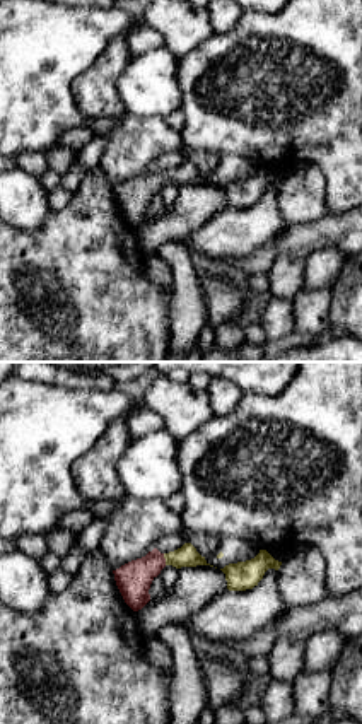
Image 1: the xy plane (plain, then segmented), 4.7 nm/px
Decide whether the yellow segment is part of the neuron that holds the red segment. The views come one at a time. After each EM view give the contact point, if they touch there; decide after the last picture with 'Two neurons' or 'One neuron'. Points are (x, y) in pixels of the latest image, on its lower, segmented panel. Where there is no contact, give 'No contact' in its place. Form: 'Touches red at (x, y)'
Touches red at (164, 559)

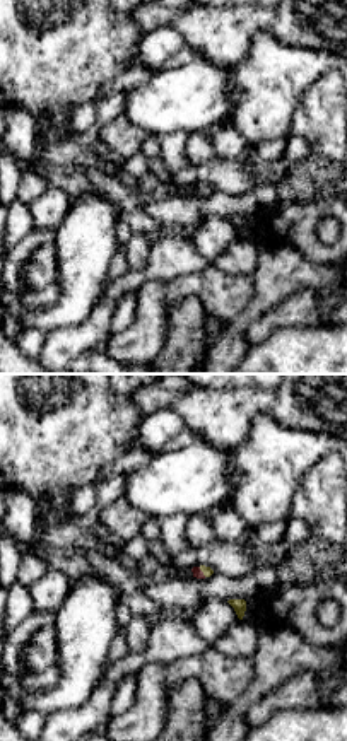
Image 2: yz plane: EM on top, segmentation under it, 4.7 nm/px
Touches red at (202, 572)

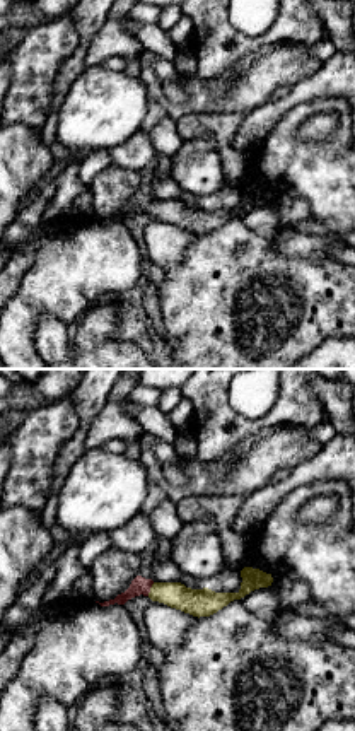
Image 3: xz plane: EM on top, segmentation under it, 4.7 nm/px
Touches red at (149, 590)

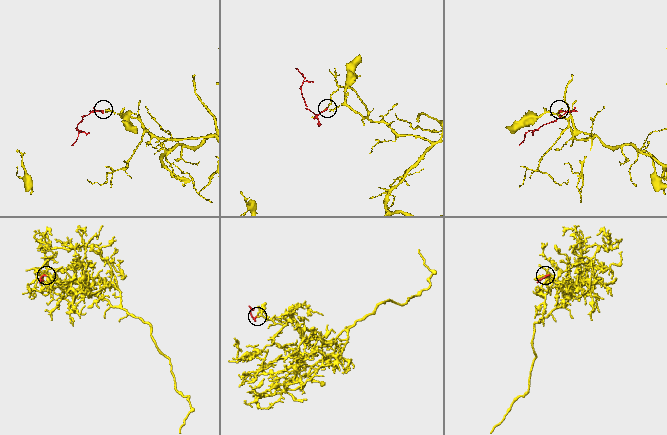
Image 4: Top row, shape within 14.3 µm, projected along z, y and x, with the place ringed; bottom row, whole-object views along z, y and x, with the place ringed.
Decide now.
One neuron

